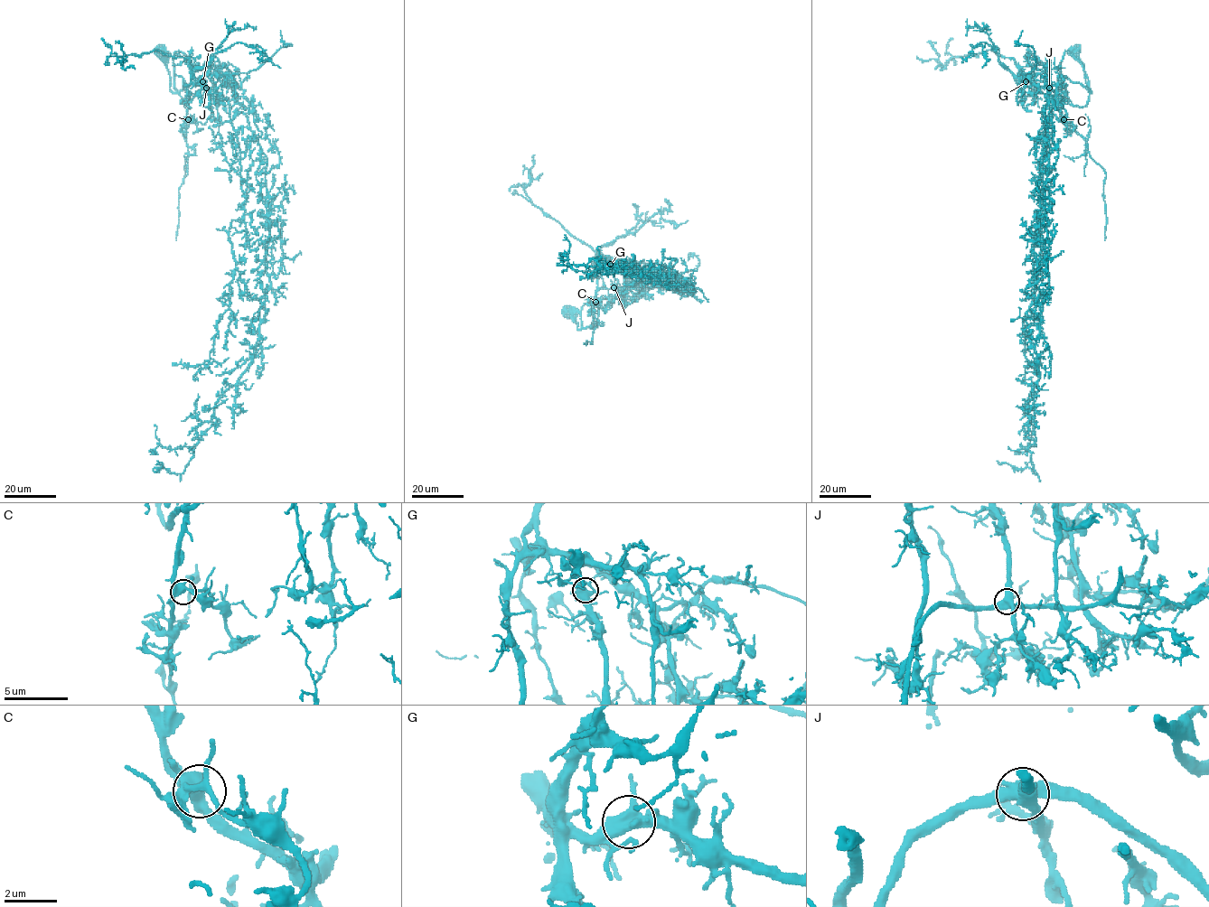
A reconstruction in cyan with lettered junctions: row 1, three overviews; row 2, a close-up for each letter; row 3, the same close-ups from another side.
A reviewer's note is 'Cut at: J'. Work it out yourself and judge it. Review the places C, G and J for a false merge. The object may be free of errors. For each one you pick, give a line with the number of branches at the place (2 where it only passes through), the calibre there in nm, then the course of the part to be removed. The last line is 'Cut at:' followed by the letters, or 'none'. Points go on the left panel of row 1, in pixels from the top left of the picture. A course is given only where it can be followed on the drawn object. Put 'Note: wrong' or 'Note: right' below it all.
J: 4 branches meet; 550 nm thick; foreign part runs (207, 88), (203, 82), (194, 81), (187, 88), (188, 155), (179, 189), (175, 240)
Cut at: J
Note: right

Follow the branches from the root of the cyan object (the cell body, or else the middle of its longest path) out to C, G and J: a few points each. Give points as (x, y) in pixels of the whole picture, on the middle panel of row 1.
C: (568, 313), (577, 323), (577, 328), (585, 328), (592, 323), (595, 302)
G: (568, 313), (578, 329), (592, 323), (595, 293), (599, 288), (613, 286), (614, 275), (610, 264)
J: (568, 313), (577, 323), (577, 328), (588, 327), (592, 323), (595, 293), (599, 288), (614, 287)

